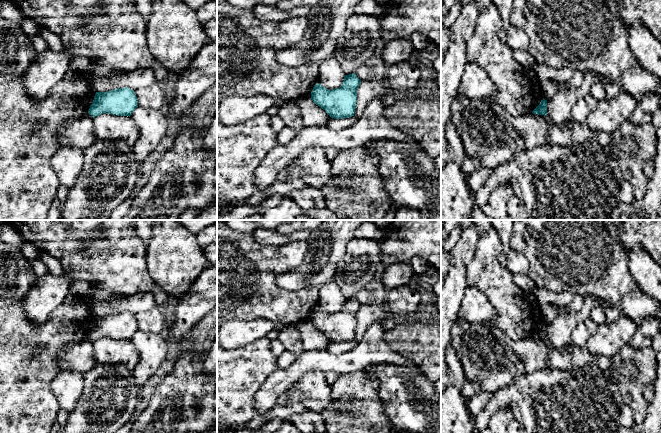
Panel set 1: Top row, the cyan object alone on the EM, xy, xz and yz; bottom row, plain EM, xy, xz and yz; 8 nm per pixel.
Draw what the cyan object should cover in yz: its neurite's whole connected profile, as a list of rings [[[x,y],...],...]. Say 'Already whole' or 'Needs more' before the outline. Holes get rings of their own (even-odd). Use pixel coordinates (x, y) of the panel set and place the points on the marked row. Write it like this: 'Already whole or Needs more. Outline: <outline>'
Already whole. Outline: [[[543,98],[540,104],[532,111],[532,113],[546,116],[547,115],[547,100]]]

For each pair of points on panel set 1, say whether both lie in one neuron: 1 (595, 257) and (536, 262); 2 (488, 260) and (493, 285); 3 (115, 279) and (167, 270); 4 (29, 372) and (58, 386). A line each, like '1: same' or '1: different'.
1: same
2: same
3: different
4: different

